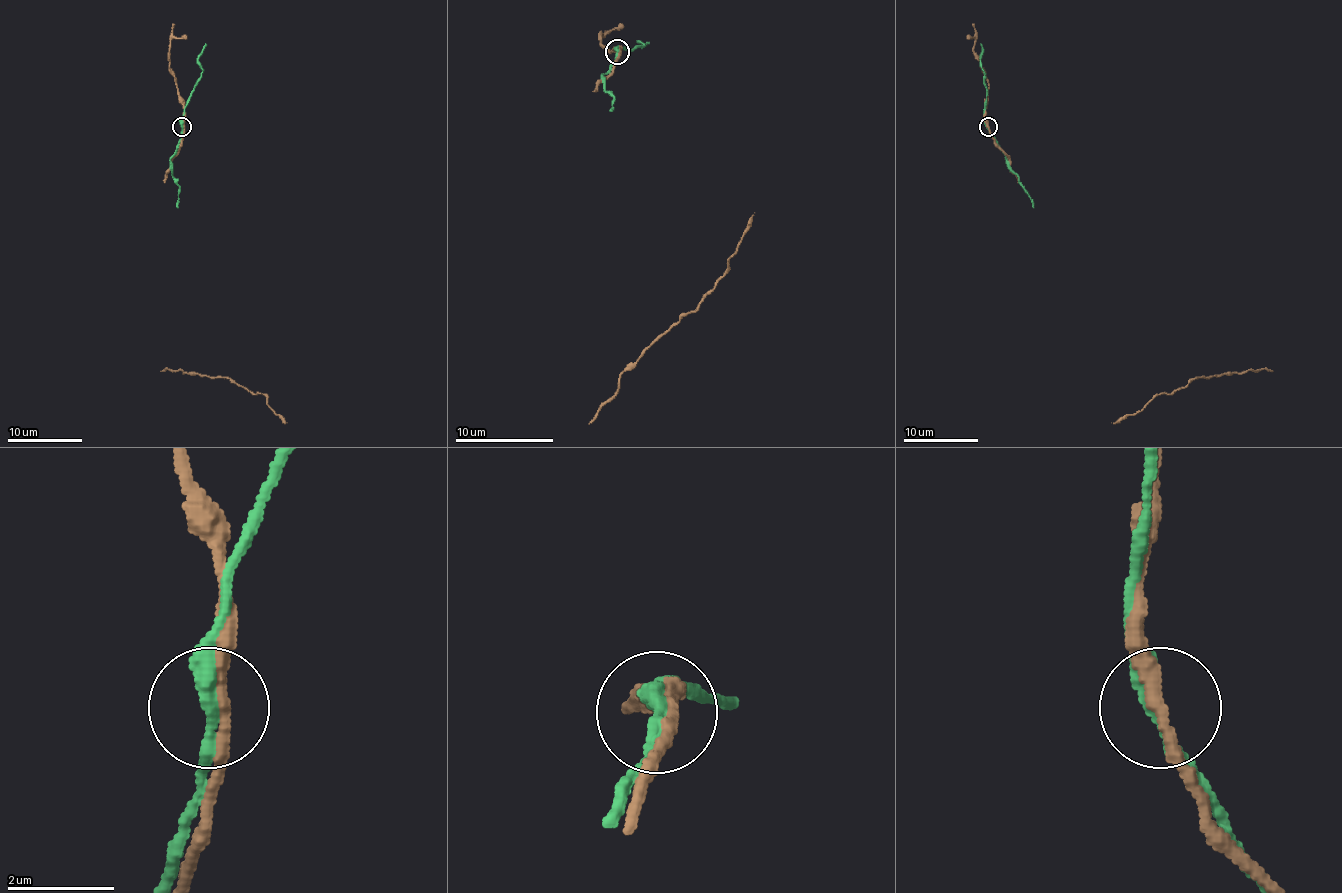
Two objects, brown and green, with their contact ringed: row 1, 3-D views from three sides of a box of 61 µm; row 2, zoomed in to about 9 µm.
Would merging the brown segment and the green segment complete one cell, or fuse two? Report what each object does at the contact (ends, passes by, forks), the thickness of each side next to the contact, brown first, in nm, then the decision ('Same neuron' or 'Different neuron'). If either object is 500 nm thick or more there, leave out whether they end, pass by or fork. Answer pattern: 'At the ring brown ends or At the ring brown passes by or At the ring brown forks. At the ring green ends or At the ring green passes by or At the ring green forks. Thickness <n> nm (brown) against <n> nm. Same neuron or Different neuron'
At the ring brown passes by. At the ring green passes by. Thickness 240 nm (brown) against 320 nm. Same neuron

